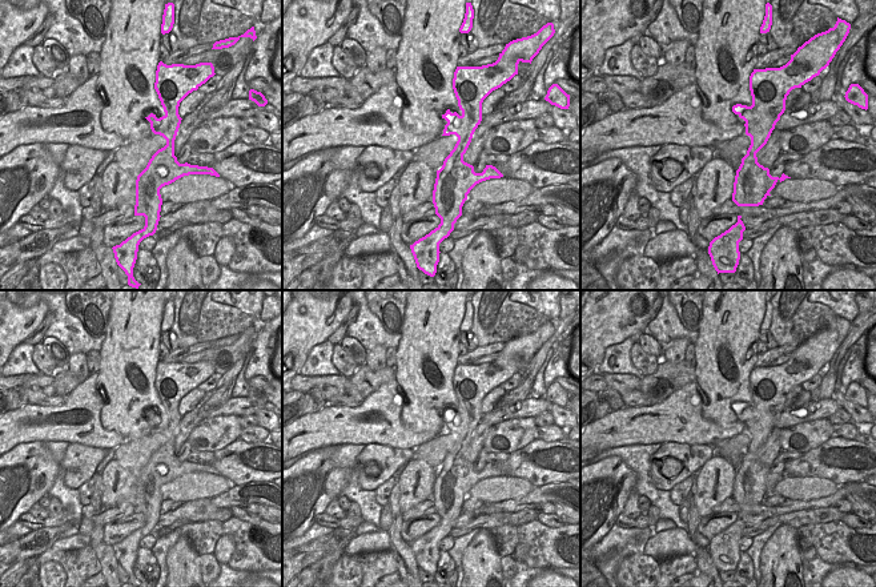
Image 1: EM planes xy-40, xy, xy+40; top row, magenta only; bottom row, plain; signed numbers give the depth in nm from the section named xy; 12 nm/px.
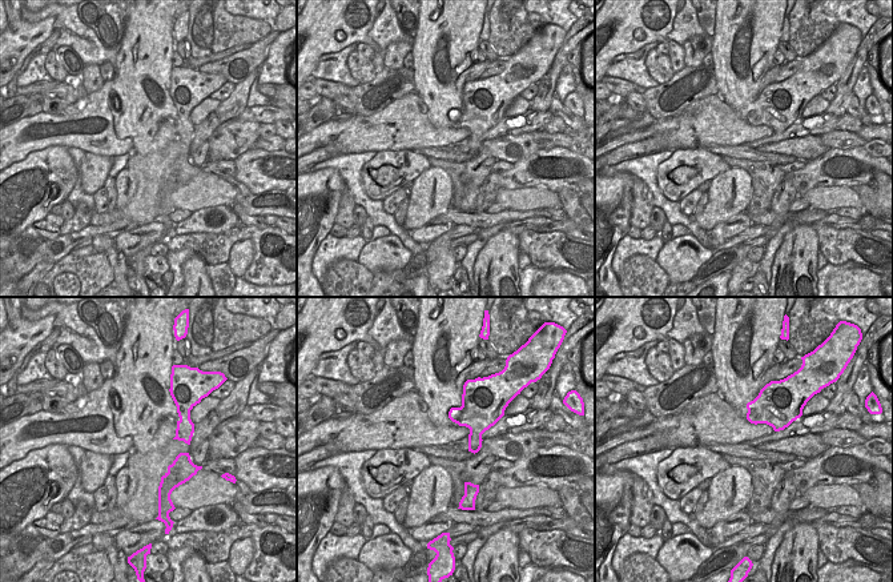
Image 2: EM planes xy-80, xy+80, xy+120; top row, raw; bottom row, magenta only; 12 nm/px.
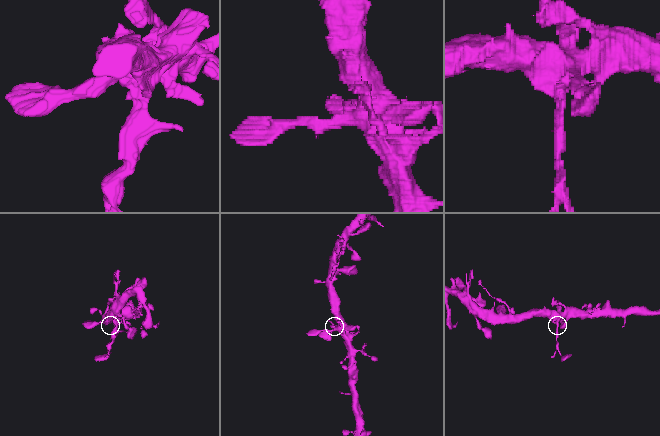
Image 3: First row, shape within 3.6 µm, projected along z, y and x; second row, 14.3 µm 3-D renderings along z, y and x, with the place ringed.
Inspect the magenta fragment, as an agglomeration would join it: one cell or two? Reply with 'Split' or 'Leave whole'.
Leave whole

